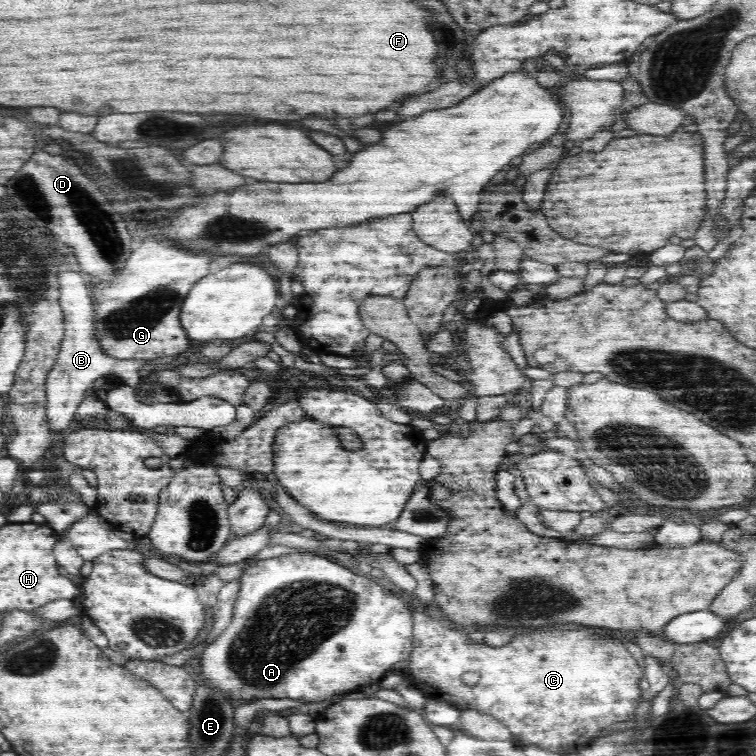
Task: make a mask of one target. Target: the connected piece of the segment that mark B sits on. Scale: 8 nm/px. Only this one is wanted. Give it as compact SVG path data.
M76 267L60 268L58 284L61 294L59 303L65 316L65 335L61 342L57 363L49 370L45 382L47 425L54 434L70 426L79 404L84 402L87 394L93 390L95 380L106 375L116 375L124 381L124 384L134 386L136 389L142 380L138 370L146 364L144 360L112 358L100 348L95 338L95 312L91 300L90 281L84 273Z

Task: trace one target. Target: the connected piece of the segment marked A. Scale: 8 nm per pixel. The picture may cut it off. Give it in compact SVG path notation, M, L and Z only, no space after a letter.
M288 554L278 558L266 558L247 568L240 577L240 592L235 598L233 615L230 624L214 639L214 642L205 646L201 653L198 666L198 675L204 682L212 687L224 691L234 703L253 701L256 699L294 699L305 702L320 702L330 699L331 696L353 690L362 690L364 686L379 684L380 680L391 672L392 666L398 662L406 661L413 652L413 622L411 607L398 593L386 592L373 578L364 574L355 574L348 568L315 554Z

